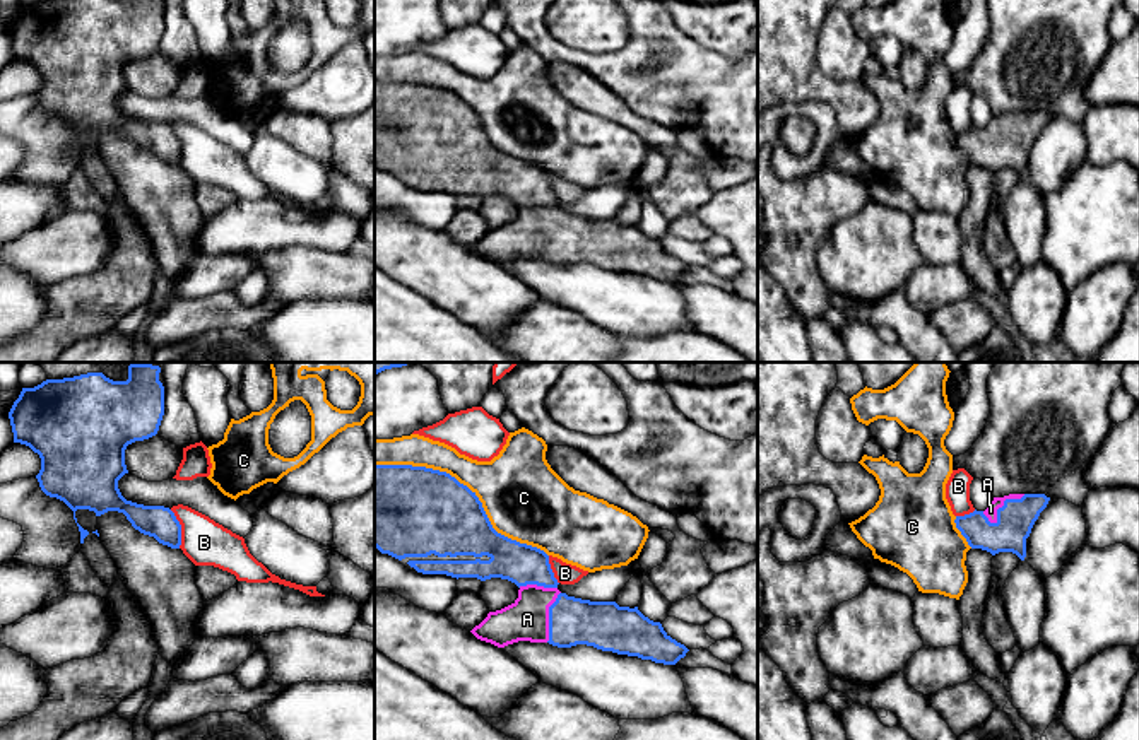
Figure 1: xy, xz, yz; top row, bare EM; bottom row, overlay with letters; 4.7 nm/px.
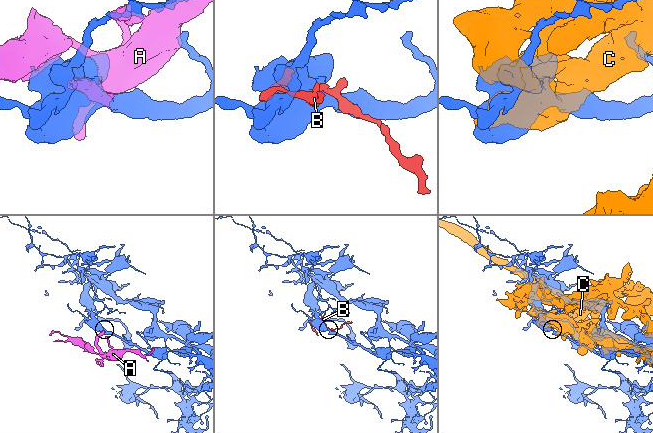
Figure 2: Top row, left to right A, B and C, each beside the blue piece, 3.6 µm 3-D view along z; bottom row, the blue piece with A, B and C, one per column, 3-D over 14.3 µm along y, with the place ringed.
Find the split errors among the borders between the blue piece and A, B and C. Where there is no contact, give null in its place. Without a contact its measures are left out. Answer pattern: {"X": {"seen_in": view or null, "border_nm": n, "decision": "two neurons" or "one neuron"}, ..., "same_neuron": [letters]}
{"A": {"seen_in": "yz", "border_nm": 220, "decision": "one neuron"}, "B": {"seen_in": "xy", "border_nm": 190, "decision": "two neurons"}, "C": {"seen_in": "xz", "border_nm": 900, "decision": "two neurons"}, "same_neuron": ["A"]}

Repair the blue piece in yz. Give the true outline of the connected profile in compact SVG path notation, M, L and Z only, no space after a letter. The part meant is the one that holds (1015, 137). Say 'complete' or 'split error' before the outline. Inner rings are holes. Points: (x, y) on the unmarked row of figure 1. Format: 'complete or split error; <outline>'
split error; M1009 111L994 115L985 128L956 133L954 140L971 166L992 173L1012 169L1026 174L1026 156L1050 115L1045 111Z

